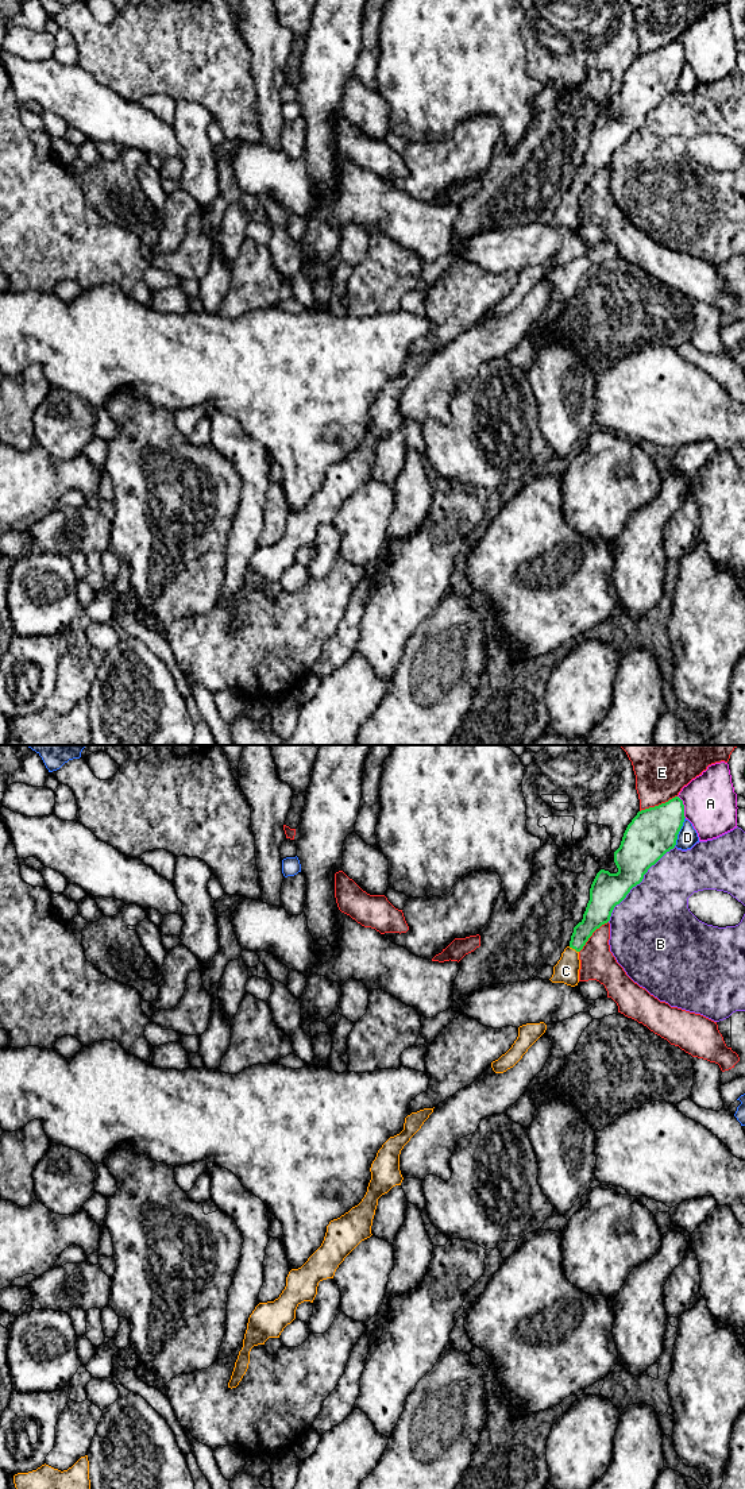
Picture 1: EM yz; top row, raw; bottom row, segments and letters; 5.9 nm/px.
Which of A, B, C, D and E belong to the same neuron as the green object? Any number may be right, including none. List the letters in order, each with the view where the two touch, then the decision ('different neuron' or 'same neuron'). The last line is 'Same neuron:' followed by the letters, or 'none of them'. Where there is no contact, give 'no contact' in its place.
A: yz | different neuron
B: yz | different neuron
C: yz | same neuron
D: yz | different neuron
E: yz | different neuron
Same neuron: C

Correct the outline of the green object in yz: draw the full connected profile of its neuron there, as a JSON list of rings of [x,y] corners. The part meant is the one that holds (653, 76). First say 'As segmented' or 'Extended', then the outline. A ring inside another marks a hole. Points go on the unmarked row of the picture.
Extended. [[[679,40],[637,57],[614,96],[618,116],[601,113],[597,117],[583,163],[574,171],[570,189],[553,211],[552,227],[578,229],[579,196],[592,177],[610,165],[614,151],[642,126],[648,113],[675,92],[684,62],[684,49]]]

